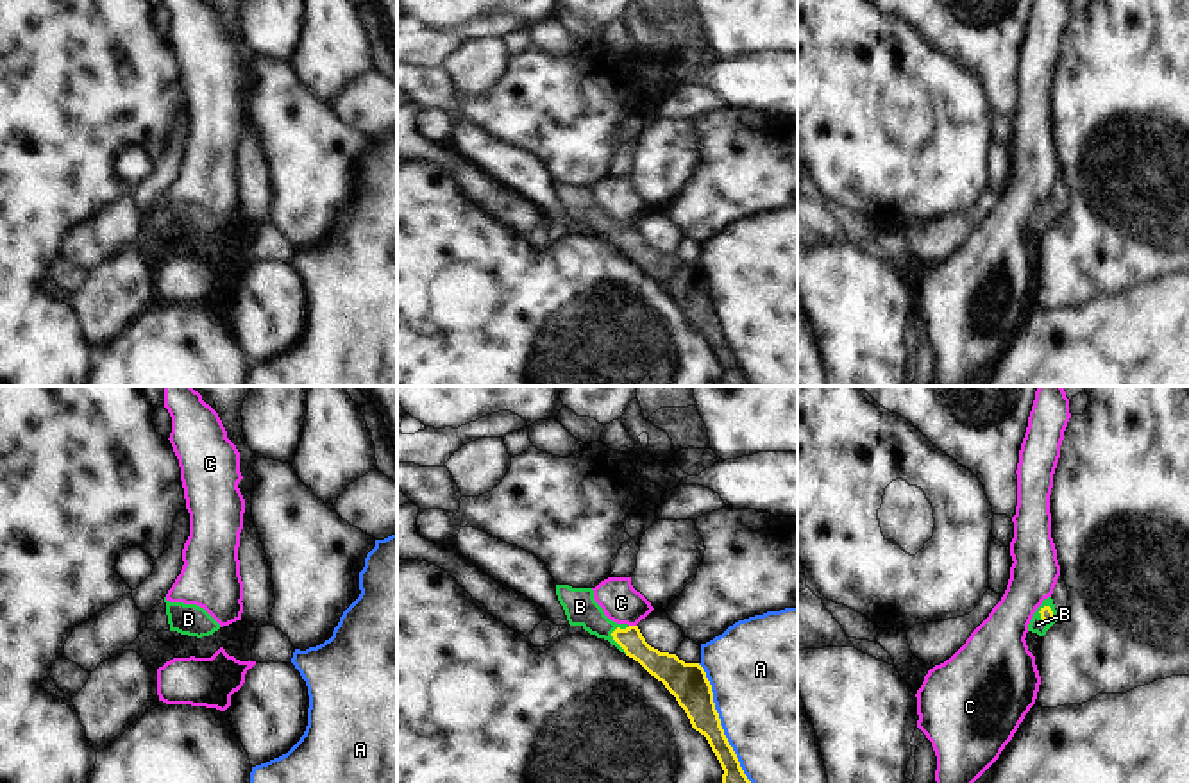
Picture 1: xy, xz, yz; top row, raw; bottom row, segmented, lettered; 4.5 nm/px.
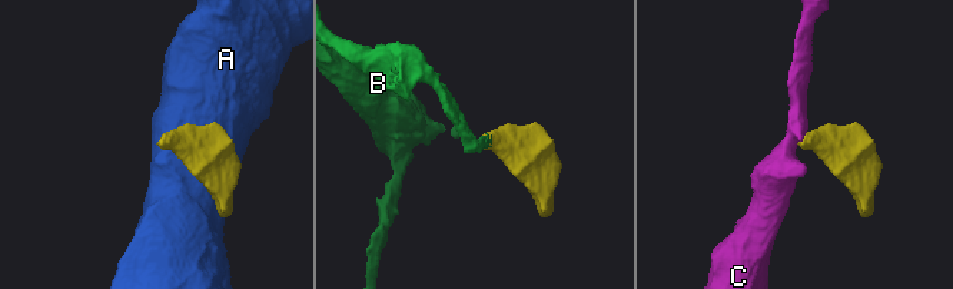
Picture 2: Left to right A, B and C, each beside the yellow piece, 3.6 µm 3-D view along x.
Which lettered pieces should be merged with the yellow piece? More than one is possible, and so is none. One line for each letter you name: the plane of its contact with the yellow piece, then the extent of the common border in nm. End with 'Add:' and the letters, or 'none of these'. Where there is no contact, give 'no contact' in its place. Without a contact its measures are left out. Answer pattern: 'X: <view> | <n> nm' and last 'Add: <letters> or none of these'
B: xz | 130 nm
Add: B

